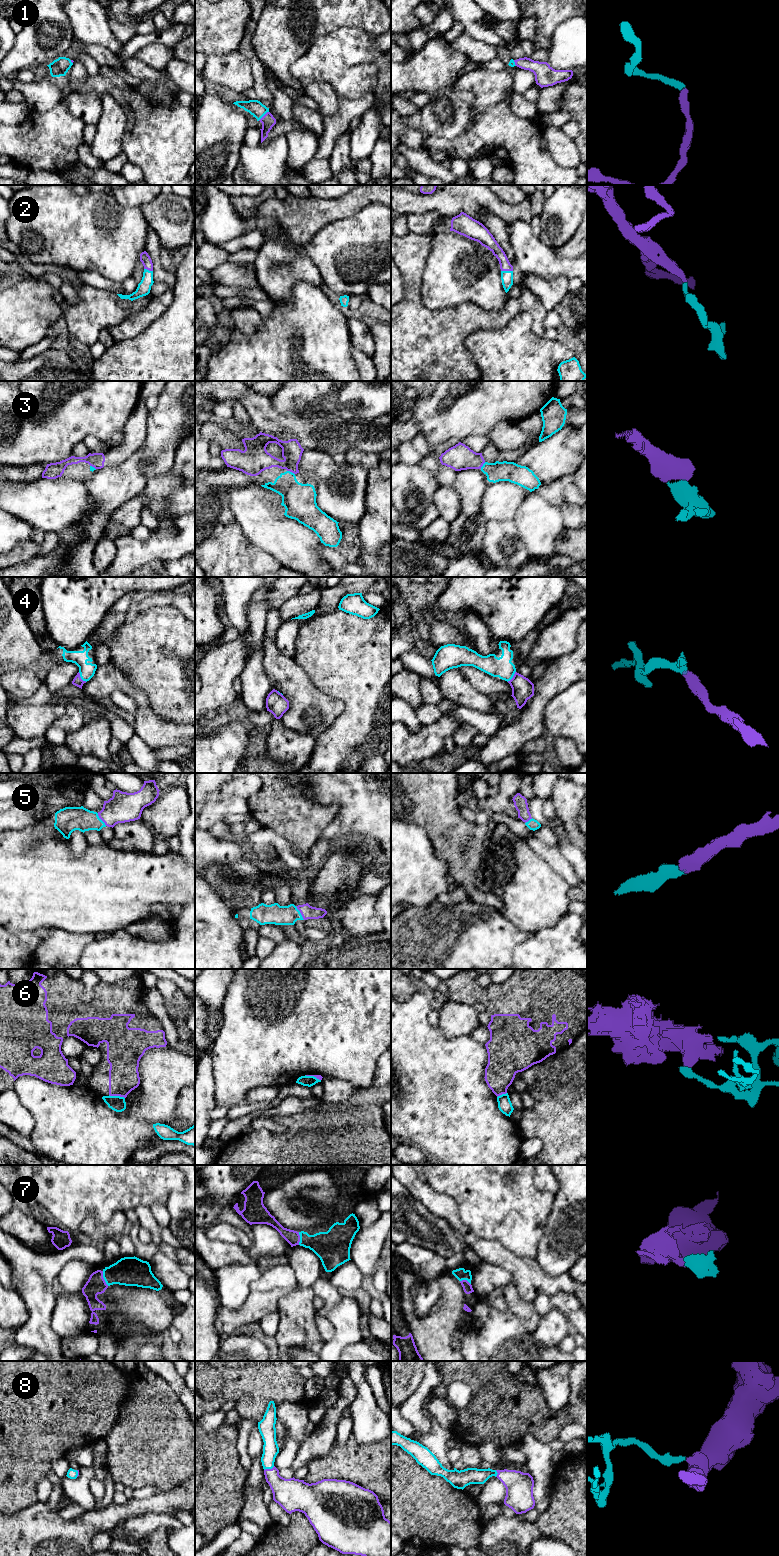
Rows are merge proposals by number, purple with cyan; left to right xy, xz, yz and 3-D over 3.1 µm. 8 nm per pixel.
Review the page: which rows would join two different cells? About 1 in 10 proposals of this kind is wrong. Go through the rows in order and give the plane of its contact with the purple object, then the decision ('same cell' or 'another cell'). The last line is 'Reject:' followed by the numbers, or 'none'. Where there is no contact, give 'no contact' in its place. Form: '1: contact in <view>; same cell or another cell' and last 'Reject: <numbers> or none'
1: contact in xz; same cell
2: contact in yz; same cell
3: contact in xz; same cell
4: contact in xy; same cell
5: contact in xz; same cell
6: contact in xy; another cell
7: contact in xy; same cell
8: contact in xz; same cell
Reject: 6

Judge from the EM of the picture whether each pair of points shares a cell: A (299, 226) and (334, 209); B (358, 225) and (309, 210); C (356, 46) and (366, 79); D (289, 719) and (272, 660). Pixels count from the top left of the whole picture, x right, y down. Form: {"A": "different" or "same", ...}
{"A": "same", "B": "different", "C": "same", "D": "same"}

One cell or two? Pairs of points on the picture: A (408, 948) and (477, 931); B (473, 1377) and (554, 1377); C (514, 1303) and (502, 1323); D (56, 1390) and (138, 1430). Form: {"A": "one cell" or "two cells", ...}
{"A": "one cell", "B": "two cells", "C": "two cells", "D": "two cells"}

